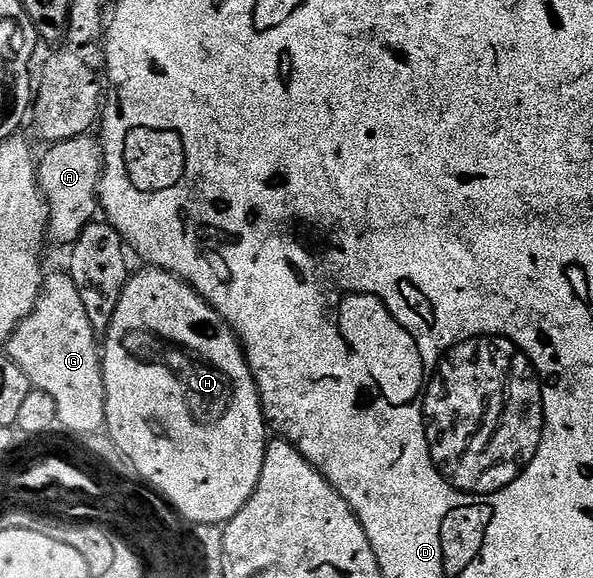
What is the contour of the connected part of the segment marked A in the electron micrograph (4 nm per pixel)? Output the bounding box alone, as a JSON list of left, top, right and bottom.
[38,134,103,245]

